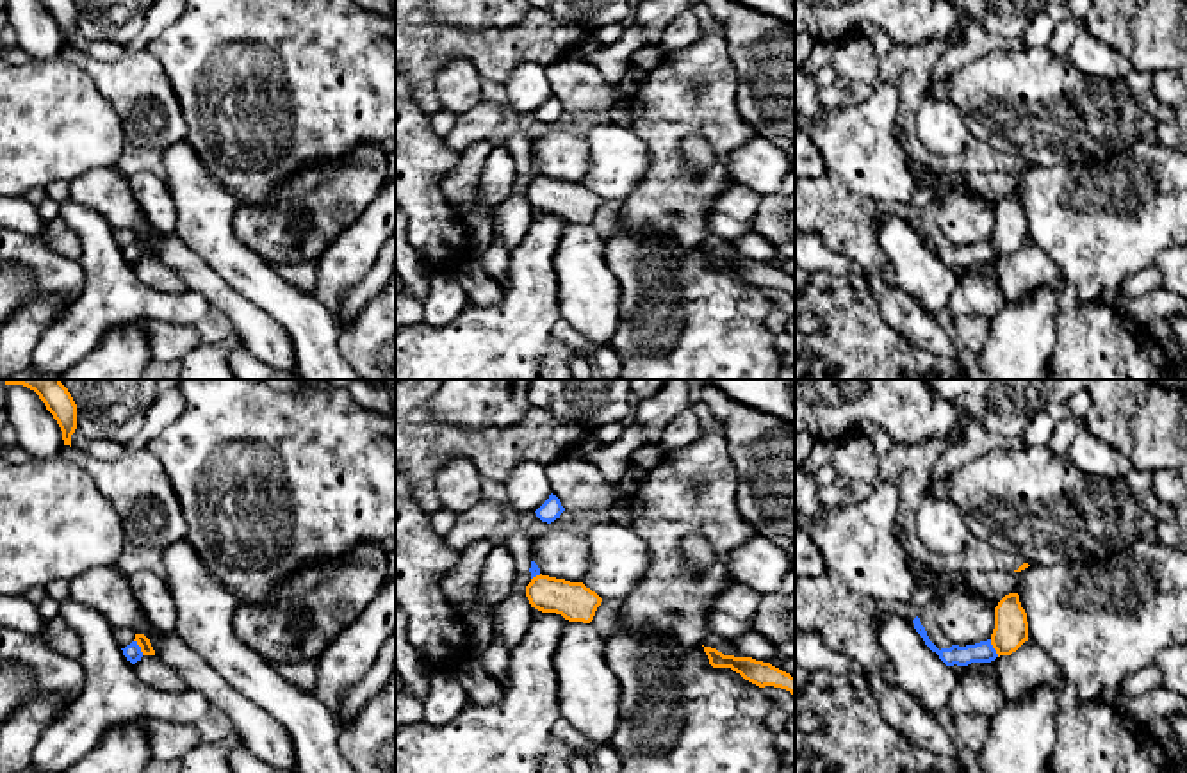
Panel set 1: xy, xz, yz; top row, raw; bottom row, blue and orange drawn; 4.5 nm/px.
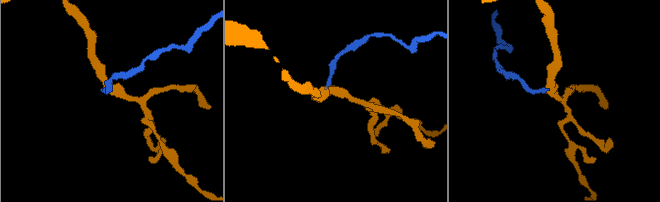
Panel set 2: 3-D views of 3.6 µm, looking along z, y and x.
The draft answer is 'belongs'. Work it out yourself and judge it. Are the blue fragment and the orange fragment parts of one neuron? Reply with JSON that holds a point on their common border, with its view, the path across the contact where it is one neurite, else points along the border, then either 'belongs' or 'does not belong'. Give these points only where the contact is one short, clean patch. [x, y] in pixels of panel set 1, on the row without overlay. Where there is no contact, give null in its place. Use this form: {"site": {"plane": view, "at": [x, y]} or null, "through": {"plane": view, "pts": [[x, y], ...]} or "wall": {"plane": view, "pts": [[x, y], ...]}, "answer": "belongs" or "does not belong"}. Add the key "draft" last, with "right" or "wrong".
{"site": {"plane": "yz", "at": [993, 250]}, "wall": {"plane": "yz", "pts": [[990, 241], [998, 257]]}, "answer": "does not belong", "draft": "wrong"}

